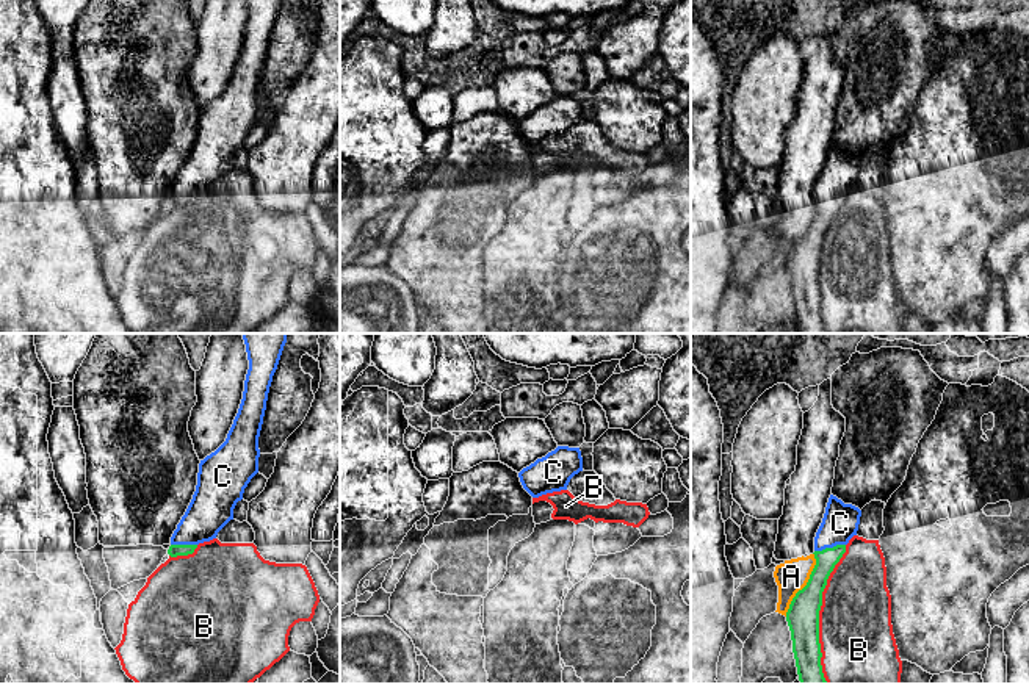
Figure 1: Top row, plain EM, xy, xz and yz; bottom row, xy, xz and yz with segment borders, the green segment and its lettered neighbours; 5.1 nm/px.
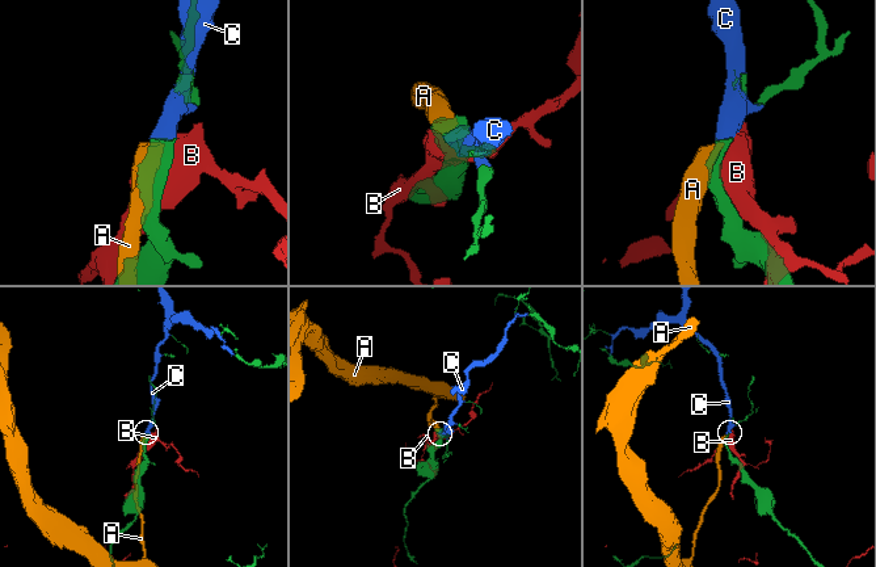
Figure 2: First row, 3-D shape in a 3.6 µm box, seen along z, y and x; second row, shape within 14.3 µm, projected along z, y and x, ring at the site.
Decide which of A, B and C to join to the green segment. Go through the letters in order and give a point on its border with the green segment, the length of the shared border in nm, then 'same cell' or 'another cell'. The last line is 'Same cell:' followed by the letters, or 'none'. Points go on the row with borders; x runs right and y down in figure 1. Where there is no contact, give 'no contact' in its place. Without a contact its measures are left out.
A: contact yz (807, 584); length 360 nm; another cell
B: contact yz (818, 614); length 700 nm; another cell
C: contact yz (829, 548); length 170 nm; same cell
Same cell: C

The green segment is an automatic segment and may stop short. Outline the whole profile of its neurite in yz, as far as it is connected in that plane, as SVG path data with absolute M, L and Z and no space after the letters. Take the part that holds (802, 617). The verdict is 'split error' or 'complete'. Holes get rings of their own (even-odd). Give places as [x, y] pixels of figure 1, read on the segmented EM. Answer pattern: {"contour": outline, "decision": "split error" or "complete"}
{"contour": "M830 495L822 523L814 537L814 559L816 565L810 574L807 585L796 593L786 612L786 621L791 631L793 653L796 659L797 675L800 684L827 684L821 665L821 643L819 643L819 610L822 606L822 592L827 579L846 553L846 545L857 535L861 510L852 504L844 504L836 496Z", "decision": "split error"}

